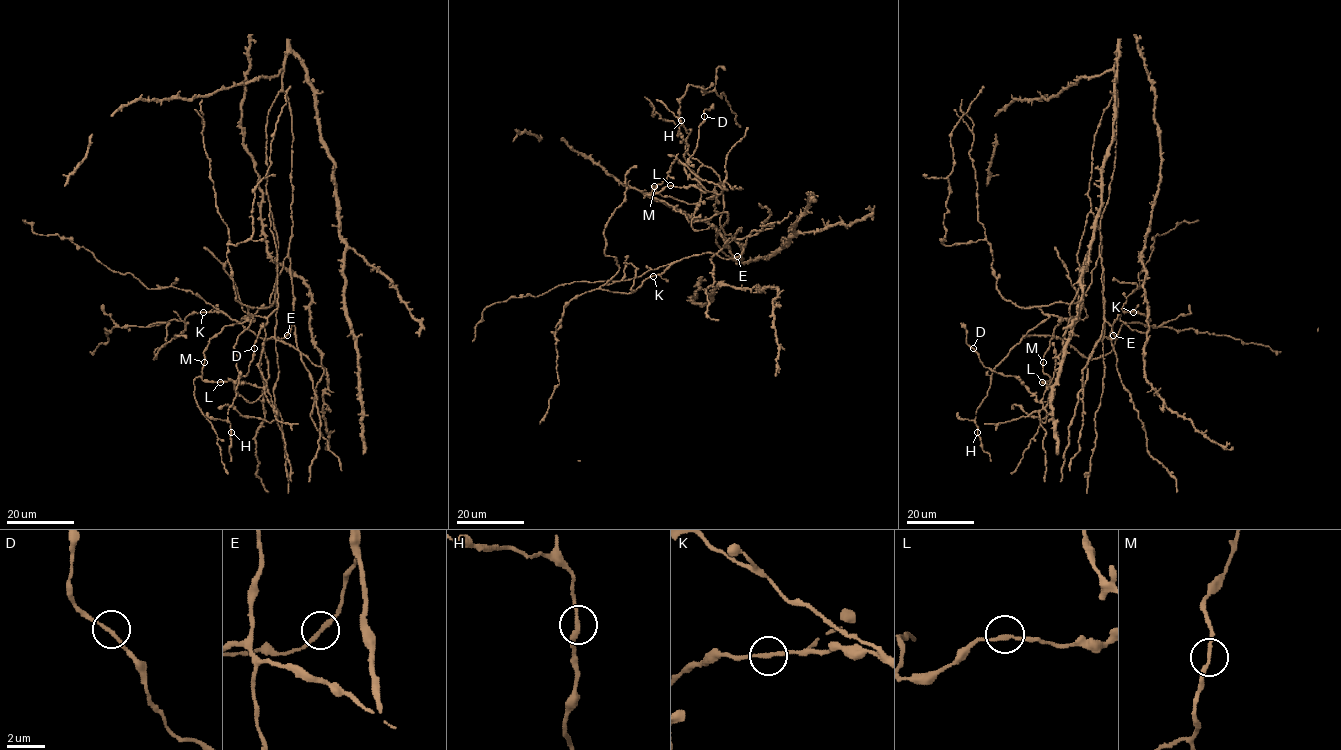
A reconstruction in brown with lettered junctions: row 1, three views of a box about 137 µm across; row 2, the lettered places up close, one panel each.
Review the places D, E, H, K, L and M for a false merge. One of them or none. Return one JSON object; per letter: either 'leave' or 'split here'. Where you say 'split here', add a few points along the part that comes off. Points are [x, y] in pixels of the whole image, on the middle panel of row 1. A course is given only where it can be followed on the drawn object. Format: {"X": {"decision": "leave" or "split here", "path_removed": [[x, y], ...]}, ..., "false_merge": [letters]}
{"D": {"decision": "leave"}, "E": {"decision": "leave"}, "H": {"decision": "leave"}, "K": {"decision": "leave"}, "L": {"decision": "leave"}, "M": {"decision": "leave"}, "false_merge": []}

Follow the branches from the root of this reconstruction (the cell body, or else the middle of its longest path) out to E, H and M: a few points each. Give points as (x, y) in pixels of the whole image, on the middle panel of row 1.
E: (719, 233), (729, 244), (717, 254), (724, 259), (737, 256)
H: (719, 233), (720, 257), (741, 254), (719, 222), (719, 176), (702, 165), (702, 191), (686, 163), (681, 120)
M: (719, 233), (728, 213), (718, 213), (713, 206), (723, 186), (712, 191), (665, 186), (652, 193), (654, 186)

